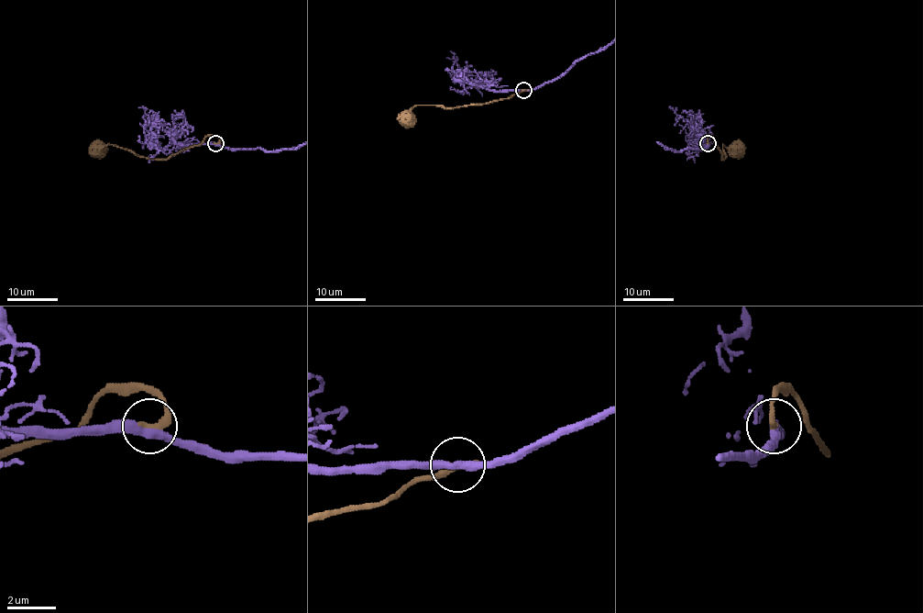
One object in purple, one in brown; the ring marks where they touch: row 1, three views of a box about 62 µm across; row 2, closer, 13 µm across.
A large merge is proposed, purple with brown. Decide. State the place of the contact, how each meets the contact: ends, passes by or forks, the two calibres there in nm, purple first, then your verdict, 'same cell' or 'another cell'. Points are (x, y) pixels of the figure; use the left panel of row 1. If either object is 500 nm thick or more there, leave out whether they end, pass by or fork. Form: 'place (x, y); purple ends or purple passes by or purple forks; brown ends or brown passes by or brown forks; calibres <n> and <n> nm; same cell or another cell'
place (215, 143); purple passes by; brown ends; calibres 360 and 280 nm; same cell

